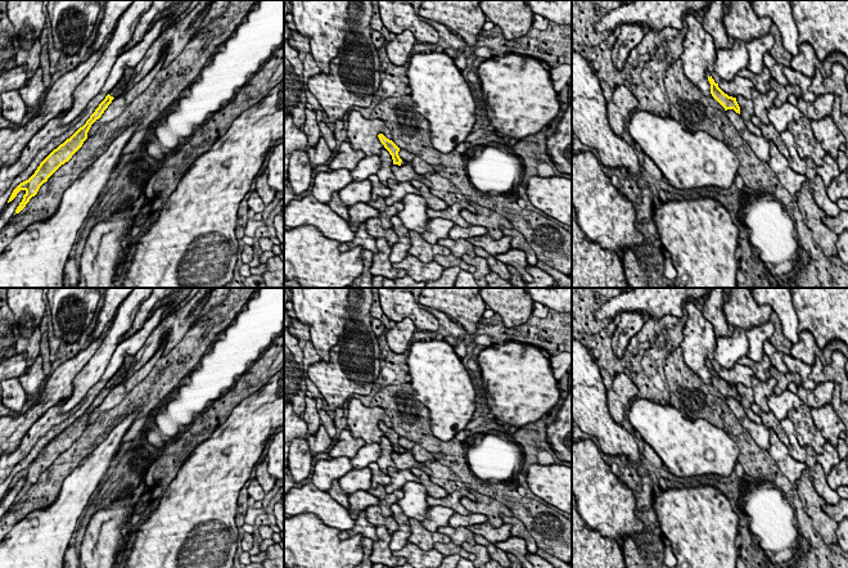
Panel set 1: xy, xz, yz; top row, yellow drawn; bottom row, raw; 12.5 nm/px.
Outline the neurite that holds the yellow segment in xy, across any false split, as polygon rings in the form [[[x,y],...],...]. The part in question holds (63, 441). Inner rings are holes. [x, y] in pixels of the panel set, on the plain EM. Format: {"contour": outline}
{"contour": [[[127,356],[123,366],[110,378],[105,387],[99,392],[95,400],[90,404],[86,411],[80,415],[69,427],[54,437],[37,455],[35,461],[26,469],[21,470],[12,481],[9,490],[12,490],[21,478],[24,478],[22,490],[15,497],[19,501],[32,484],[35,484],[40,474],[48,469],[48,466],[82,434],[87,427],[87,420],[91,413],[102,405],[104,398],[112,391],[112,388],[125,380],[127,370],[130,369],[135,356]]]}

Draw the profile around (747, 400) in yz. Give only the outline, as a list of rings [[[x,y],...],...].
[[[739,383],[736,386],[736,389],[740,395],[740,402],[743,405],[748,418],[757,424],[762,424],[761,416],[754,414],[753,410],[752,410],[752,405],[754,402],[752,387],[746,387],[741,383]]]

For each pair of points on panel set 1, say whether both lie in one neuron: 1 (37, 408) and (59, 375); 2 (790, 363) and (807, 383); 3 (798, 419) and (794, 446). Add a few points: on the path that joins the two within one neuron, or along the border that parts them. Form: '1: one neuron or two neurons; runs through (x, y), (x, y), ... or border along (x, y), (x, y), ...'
1: one neuron; runs through (45, 400), (59, 383)
2: one neuron; runs through (795, 366), (804, 378)
3: two neurons; border along (788, 417), (797, 441), (803, 449)

